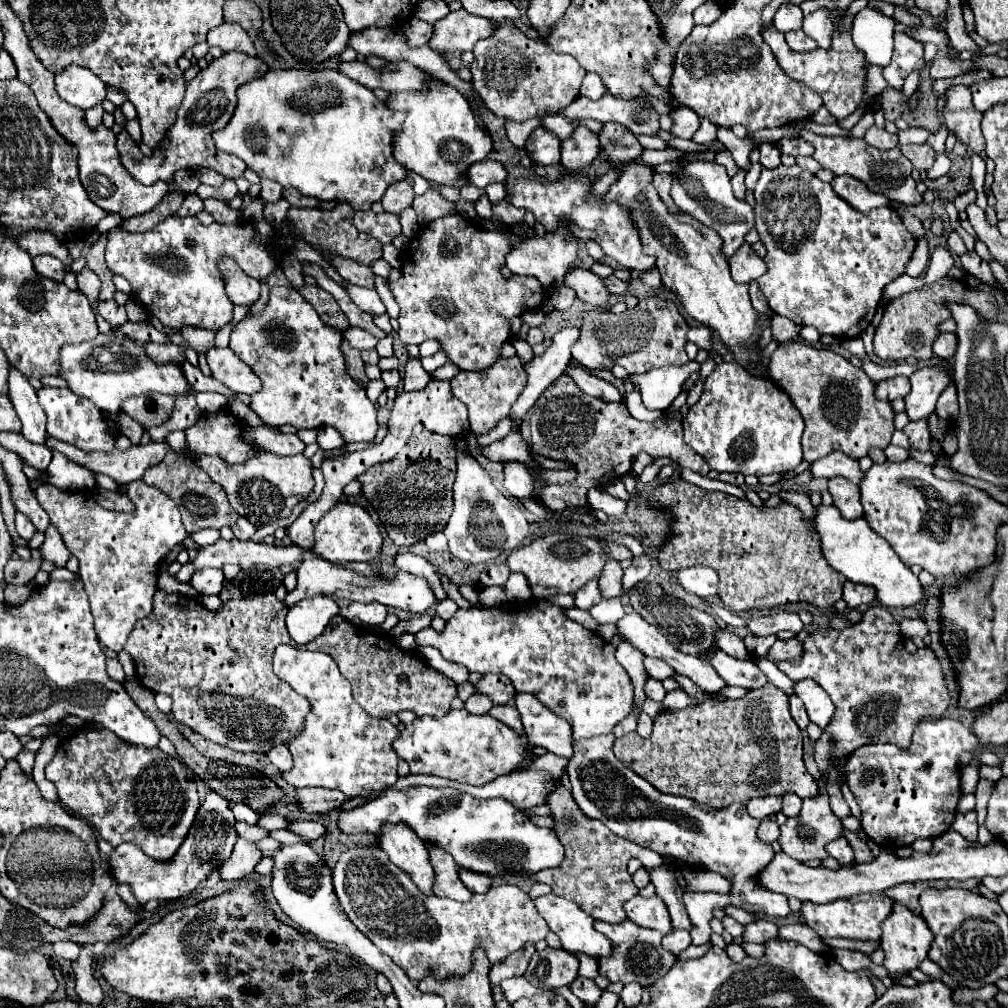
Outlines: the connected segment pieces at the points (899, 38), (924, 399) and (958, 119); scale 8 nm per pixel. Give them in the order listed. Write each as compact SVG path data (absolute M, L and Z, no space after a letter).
M896 32L894 34L894 56L890 64L884 68L884 80L888 82L888 86L902 88L906 76L914 70L922 70L924 66L926 66L924 46L918 40L902 32Z
M920 368L910 376L910 394L904 398L904 412L910 420L922 420L934 412L940 392L950 384L950 374L944 368Z
M948 86L946 88L946 104L942 108L944 122L950 132L960 138L960 142L972 152L984 152L984 136L980 130L982 114L976 112L972 104L972 92L968 86Z

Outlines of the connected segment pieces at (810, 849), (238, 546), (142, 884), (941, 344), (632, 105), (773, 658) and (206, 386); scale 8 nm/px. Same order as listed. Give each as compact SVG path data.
M822 778L818 782L818 788L820 788L820 796L812 798L812 800L804 800L804 806L802 806L802 812L798 818L788 818L784 826L780 826L780 838L778 838L778 844L782 846L782 850L800 860L800 862L808 862L808 860L824 860L828 856L828 852L824 850L828 842L836 840L842 836L842 822L838 816L832 814L830 810L830 804L828 804L828 796L826 796L826 780Z
M220 538L212 546L200 548L196 558L180 568L176 580L178 582L190 582L192 572L196 572L200 568L222 568L224 564L238 564L242 568L250 568L250 566L256 566L256 564L266 564L266 566L276 566L278 568L282 564L290 564L290 566L296 568L296 564L300 564L300 560L302 560L302 552L304 552L304 548L300 548L296 544L290 544L290 546L268 546L268 544L256 544L256 542L250 542L250 540L242 542L242 540L234 538L234 540L226 542L226 540Z
M208 792L204 804L198 810L196 822L188 832L188 838L176 852L176 856L168 862L158 862L148 858L136 844L120 844L110 854L110 876L132 888L134 898L144 906L148 900L176 900L184 894L192 892L204 878L208 878L232 852L236 844L234 816L228 810L228 800L216 792Z
M938 334L938 338L932 344L932 350L936 356L944 360L952 360L956 352L956 336L954 334Z
M604 94L600 100L576 98L568 108L556 112L564 114L568 120L598 120L598 122L618 122L624 124L632 134L656 134L658 114L650 108L648 102L640 98L634 100L616 100L610 94Z
M790 638L790 640L786 640L786 642L776 640L774 646L768 650L766 658L768 658L770 662L778 664L778 662L782 662L782 660L798 660L798 658L802 656L802 652L804 652L804 650L802 650L802 642L800 642L798 638Z
M188 360L183 362L182 372L184 372L184 378L188 380L190 390L192 390L194 394L198 394L198 392L220 392L220 394L224 394L228 400L234 400L234 398L236 398L236 394L234 394L230 388L226 388L220 380L204 376L204 374L200 372L200 368L192 366Z

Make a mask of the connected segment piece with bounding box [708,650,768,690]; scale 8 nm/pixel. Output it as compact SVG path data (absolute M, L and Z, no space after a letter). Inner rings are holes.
M714 650L710 652L708 662L730 686L742 686L754 690L754 688L762 688L768 682L752 660L738 660L724 654L722 650Z

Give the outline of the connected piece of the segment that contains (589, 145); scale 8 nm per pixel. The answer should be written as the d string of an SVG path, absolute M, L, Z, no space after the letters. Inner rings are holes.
M578 126L570 138L562 140L562 166L572 172L582 172L600 154L598 134Z

